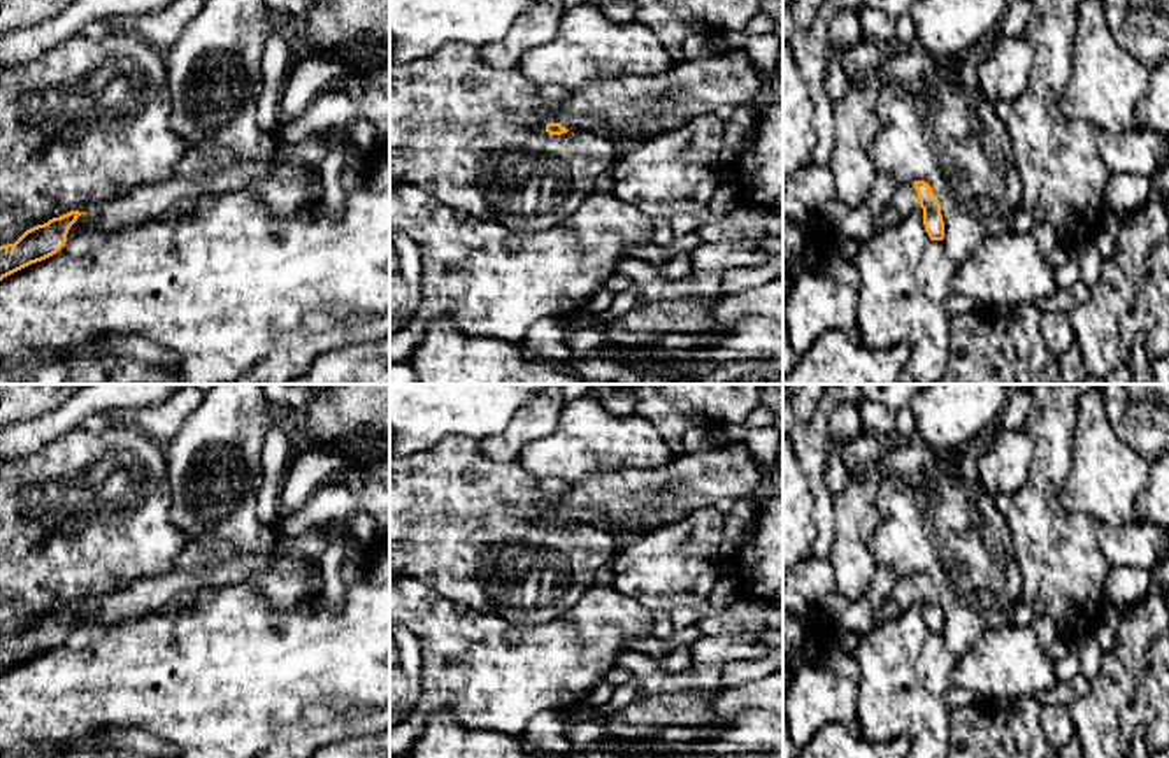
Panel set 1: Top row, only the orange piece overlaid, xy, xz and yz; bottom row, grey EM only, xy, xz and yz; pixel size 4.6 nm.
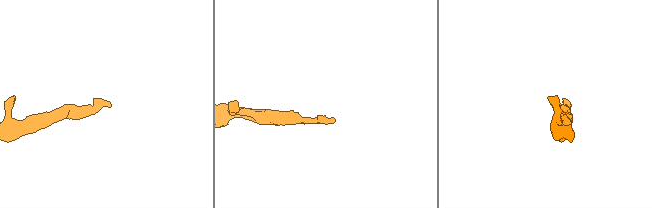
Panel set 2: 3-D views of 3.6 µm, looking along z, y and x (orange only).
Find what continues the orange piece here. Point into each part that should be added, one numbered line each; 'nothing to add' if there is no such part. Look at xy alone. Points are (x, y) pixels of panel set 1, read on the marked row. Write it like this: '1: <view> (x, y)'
nothing to add

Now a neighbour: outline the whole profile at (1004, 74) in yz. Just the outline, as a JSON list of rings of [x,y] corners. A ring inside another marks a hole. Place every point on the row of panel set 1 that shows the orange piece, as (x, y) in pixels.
[[[999,37],[993,51],[976,65],[978,81],[988,102],[1013,102],[1029,88],[1034,49],[1023,37]]]

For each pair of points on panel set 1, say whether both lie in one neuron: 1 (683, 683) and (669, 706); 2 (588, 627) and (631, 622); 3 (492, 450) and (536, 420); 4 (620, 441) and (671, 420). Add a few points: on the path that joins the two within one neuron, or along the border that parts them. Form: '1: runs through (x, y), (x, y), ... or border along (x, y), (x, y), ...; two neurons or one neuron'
1: border along (717, 690), (641, 695); two neurons
2: runs through (599, 625), (620, 622); one neuron
3: runs through (502, 448), (525, 427); one neuron
4: border along (634, 414), (646, 420), (674, 455); two neurons

